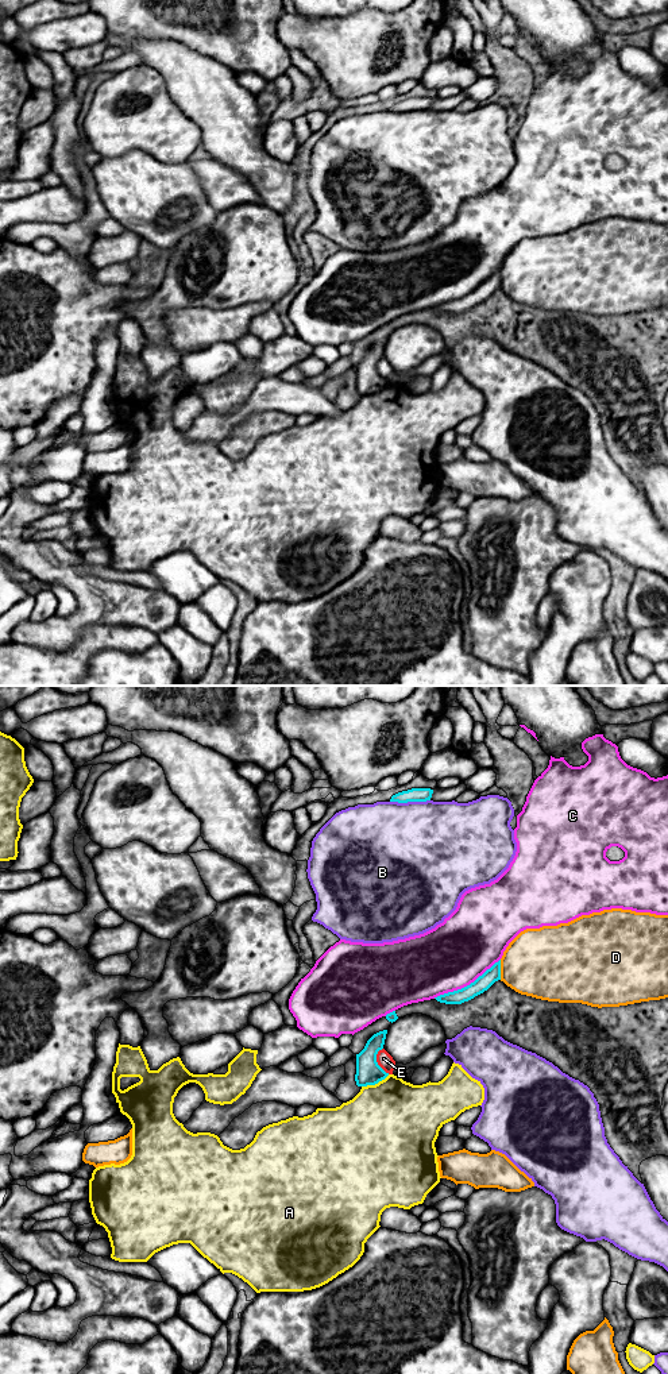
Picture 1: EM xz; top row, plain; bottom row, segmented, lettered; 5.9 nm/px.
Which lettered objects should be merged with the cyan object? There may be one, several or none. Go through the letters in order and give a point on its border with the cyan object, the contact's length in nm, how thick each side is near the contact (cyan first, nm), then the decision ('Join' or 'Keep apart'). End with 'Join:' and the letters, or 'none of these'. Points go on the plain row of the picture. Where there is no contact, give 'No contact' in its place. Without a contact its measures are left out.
A: Touches cyan at xz (375, 392). Shared border 180 nm. Thickness 150 nm (cyan) against 480 nm. Keep apart
B: Touches cyan at xz (409, 110). Shared border 240 nm. Thickness 80 nm (cyan) against 480 nm. Keep apart
C: Touches cyan at xz (467, 294). Shared border 460 nm. Thickness 90 nm (cyan) against 400 nm. Keep apart
D: Touches cyan at xz (499, 278). Shared border 120 nm. Thickness 90 nm (cyan) against 420 nm. Keep apart
E: Touches cyan at xz (375, 370). Shared border 170 nm. Thickness 150 nm (cyan) against 90 nm. Keep apart
Join: none of these

